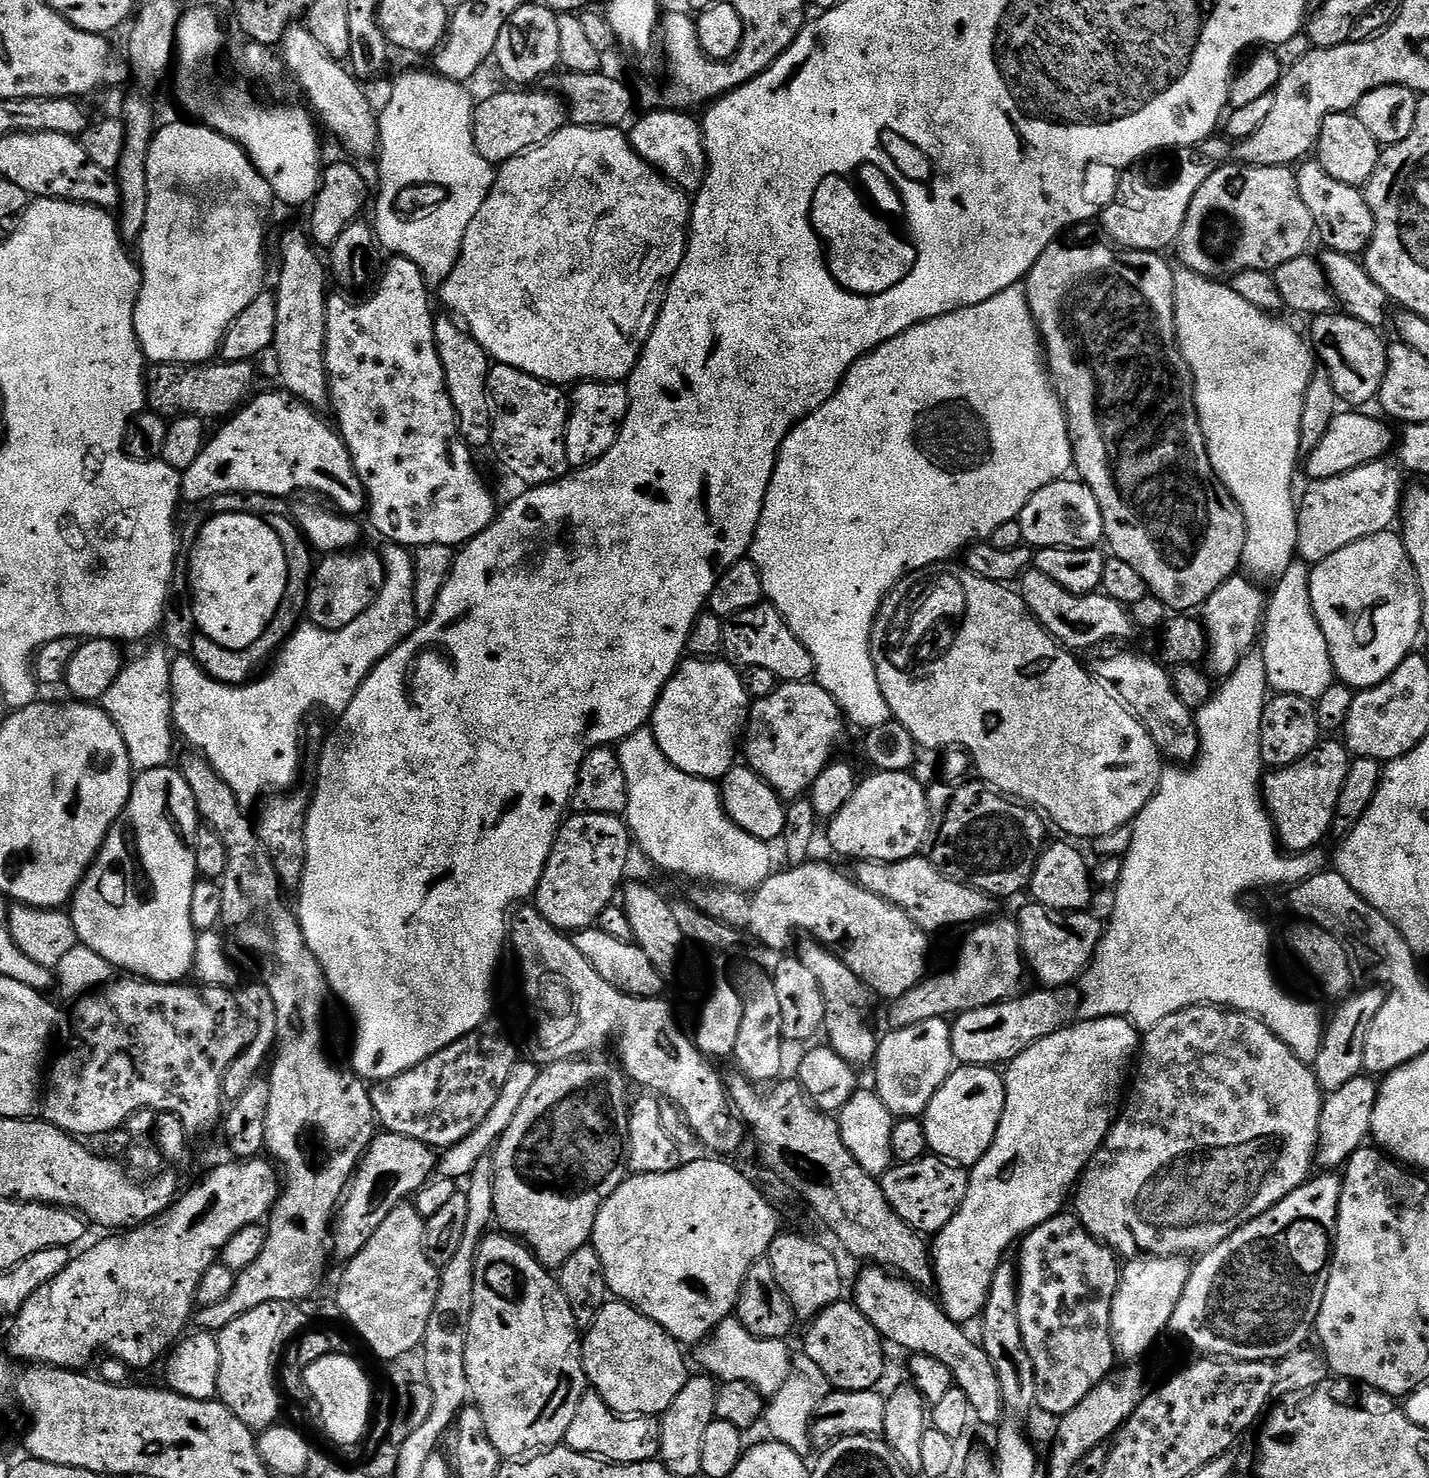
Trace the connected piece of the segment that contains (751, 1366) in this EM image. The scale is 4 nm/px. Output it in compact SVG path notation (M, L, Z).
M730 1315L711 1333L706 1340L695 1345L696 1360L707 1375L720 1382L746 1382L752 1384L765 1398L771 1398L781 1389L790 1372L793 1353L782 1340L758 1338Z

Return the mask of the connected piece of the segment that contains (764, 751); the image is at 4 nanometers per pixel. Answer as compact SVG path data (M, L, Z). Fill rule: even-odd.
M807 680L784 682L776 687L775 690L773 690L772 693L766 698L755 701L755 703L749 707L746 731L742 736L742 756L743 759L744 756L746 759L748 759L745 760L747 767L753 768L754 771L760 775L760 777L763 778L763 780L765 780L765 782L769 784L774 791L779 794L781 800L785 802L796 801L801 799L801 797L803 797L805 793L809 791L818 776L822 774L824 770L826 770L829 764L833 763L835 756L832 755L835 754L836 747L838 747L839 744L844 740L844 728L846 729L846 720L841 713L840 707L836 705L834 698L826 691L826 689L824 689L822 685L815 682L809 682Z

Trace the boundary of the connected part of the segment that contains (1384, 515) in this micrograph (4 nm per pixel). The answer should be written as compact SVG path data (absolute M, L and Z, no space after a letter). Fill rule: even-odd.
M1385 461L1364 464L1344 475L1315 481L1308 486L1310 488L1303 500L1301 498L1297 507L1298 546L1296 551L1299 559L1310 566L1315 566L1331 554L1342 550L1343 546L1353 544L1362 537L1370 537L1391 529L1391 523L1394 524L1399 515L1404 485L1402 486L1400 482L1401 473L1394 466L1393 469L1387 464Z

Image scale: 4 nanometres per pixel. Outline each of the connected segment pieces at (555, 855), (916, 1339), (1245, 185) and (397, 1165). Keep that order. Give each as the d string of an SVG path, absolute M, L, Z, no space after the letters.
M572 814L561 824L556 834L546 870L536 887L534 907L550 922L550 926L565 934L575 934L591 928L602 914L617 899L618 889L625 883L624 871L628 868L628 851L633 851L634 841L628 831L627 823L620 816L606 814Z
M864 1266L856 1280L854 1303L862 1314L880 1332L889 1345L897 1344L908 1354L929 1356L942 1362L952 1371L955 1387L961 1388L970 1398L977 1421L999 1425L1005 1415L1002 1390L999 1389L998 1374L984 1353L983 1347L975 1339L967 1336L961 1325L955 1324L935 1299L927 1296L923 1287L917 1286L903 1276L893 1274L879 1266Z
M1229 162L1210 174L1210 178L1202 182L1202 186L1198 186L1198 194L1194 194L1190 210L1186 210L1186 222L1182 222L1180 238L1174 245L1174 252L1180 255L1179 263L1194 274L1208 280L1224 282L1241 275L1243 271L1275 273L1282 262L1290 262L1290 258L1305 255L1309 251L1308 243L1315 236L1314 218L1310 218L1310 210L1306 210L1306 202L1302 202L1296 172L1291 167L1259 168Z
M381 1131L373 1136L336 1213L334 1235L330 1241L331 1255L335 1259L337 1256L340 1262L352 1260L363 1250L366 1242L374 1238L374 1230L382 1226L392 1207L415 1197L433 1179L437 1168L437 1153L427 1144L393 1132Z

